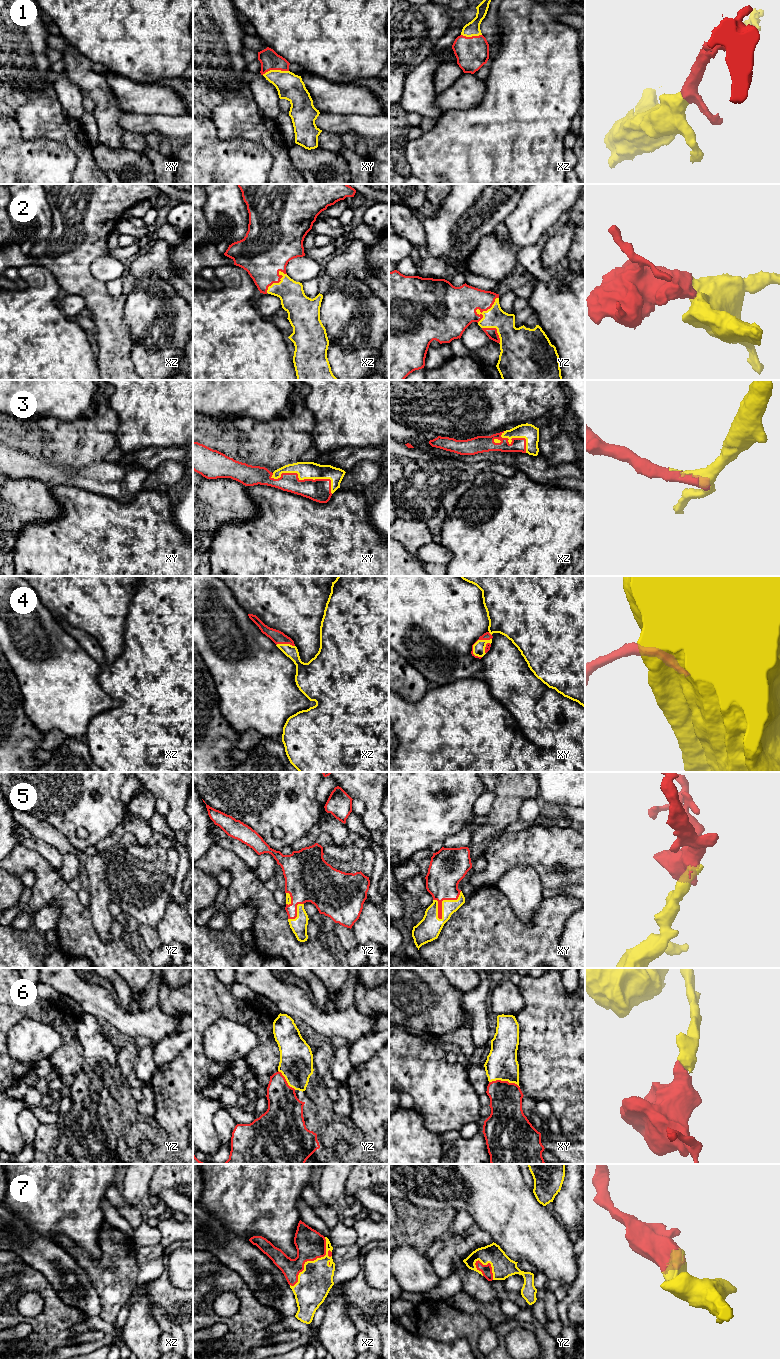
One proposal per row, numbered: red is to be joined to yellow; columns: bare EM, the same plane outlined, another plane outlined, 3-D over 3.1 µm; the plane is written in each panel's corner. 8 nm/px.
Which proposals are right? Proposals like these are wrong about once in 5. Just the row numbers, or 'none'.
1, 2, 3, 4, 5, 6, 7

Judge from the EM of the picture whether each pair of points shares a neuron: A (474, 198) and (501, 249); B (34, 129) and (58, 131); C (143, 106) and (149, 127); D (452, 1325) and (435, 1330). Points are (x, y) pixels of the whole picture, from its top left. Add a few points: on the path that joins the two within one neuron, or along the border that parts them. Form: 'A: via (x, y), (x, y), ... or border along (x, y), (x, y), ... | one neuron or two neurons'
A: border along (494, 233), (485, 235), (474, 248) | two neurons
B: via (40, 129), (52, 129) | one neuron
C: border along (124, 112), (170, 115) | two neurons
D: via (448, 1325), (439, 1326) | one neuron

